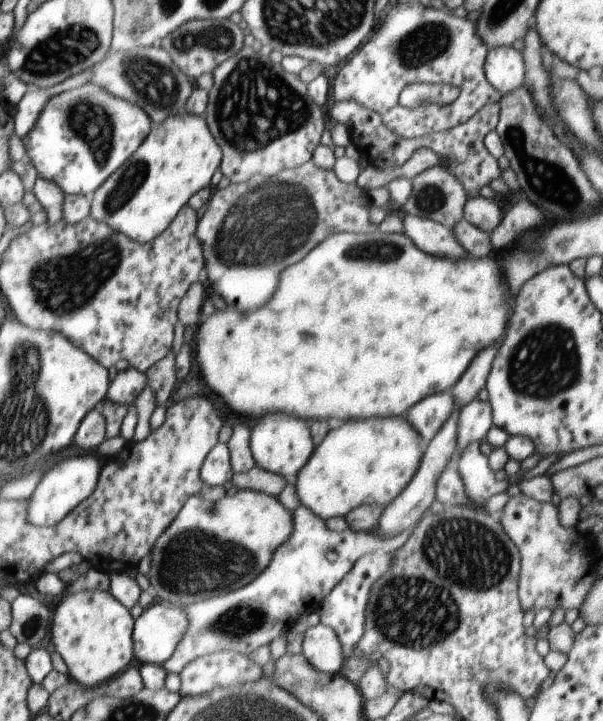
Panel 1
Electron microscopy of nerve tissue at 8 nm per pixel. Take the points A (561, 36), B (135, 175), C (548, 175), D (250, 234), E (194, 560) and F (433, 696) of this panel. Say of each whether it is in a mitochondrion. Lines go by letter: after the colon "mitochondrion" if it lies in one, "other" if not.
A: other
B: mitochondrion
C: mitochondrion
D: mitochondrion
E: mitochondrion
F: other

